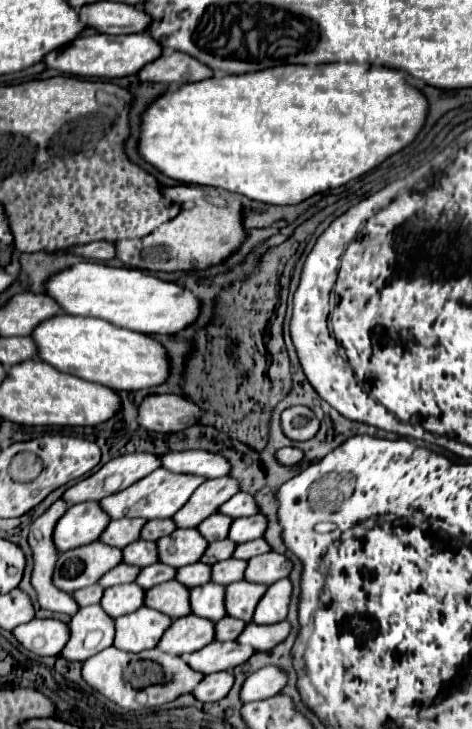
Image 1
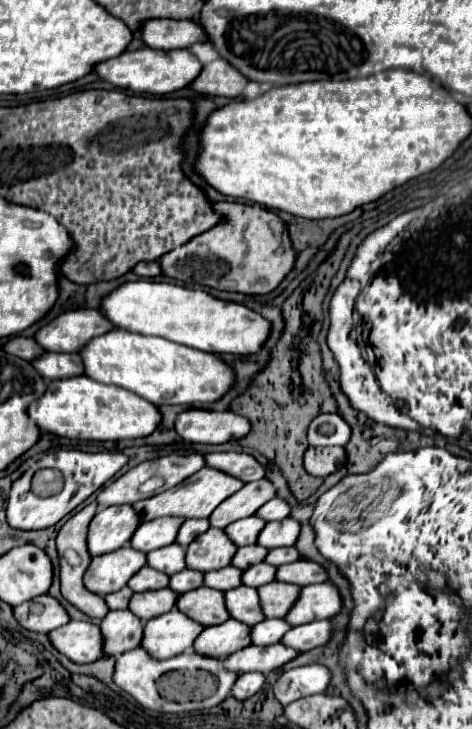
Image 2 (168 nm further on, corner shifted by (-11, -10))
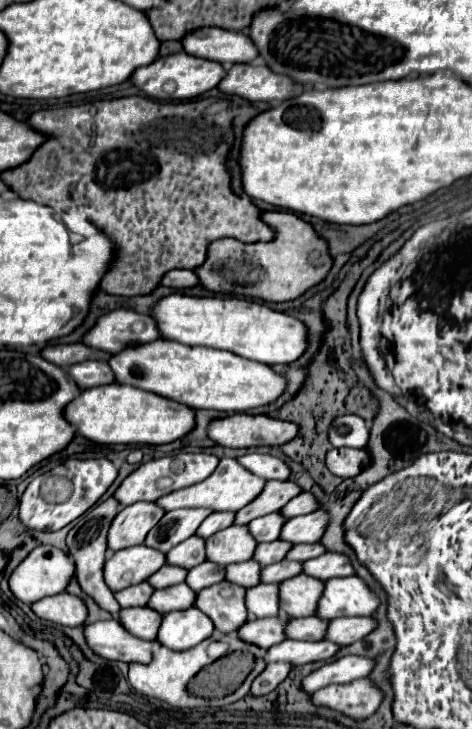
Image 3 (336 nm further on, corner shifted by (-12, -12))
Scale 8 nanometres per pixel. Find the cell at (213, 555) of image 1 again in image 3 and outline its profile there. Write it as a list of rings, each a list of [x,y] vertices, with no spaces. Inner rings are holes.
[[[276,540],[276,542],[268,542],[268,544],[258,544],[256,548],[256,558],[254,560],[260,560],[260,564],[268,566],[268,564],[274,564],[274,562],[280,562],[286,558],[286,554],[290,552],[292,544],[286,542],[286,540]]]

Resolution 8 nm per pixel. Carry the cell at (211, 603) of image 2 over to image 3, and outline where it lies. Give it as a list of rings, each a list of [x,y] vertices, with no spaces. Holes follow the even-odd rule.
[[[224,580],[220,584],[200,590],[196,598],[196,606],[212,618],[216,630],[230,634],[230,632],[238,632],[238,628],[248,620],[244,596],[246,596],[246,588]]]

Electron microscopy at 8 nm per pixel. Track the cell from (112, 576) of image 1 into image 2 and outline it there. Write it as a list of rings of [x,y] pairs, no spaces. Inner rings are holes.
[[[145,566],[135,576],[131,576],[131,580],[127,582],[127,586],[133,592],[147,592],[147,590],[165,588],[167,582],[169,582],[169,576],[167,574],[159,574],[157,570],[151,570],[149,566]]]

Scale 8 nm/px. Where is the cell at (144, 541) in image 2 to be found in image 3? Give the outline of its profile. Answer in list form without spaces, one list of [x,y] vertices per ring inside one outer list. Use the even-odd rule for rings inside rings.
[[[180,508],[180,510],[170,510],[166,516],[152,528],[150,536],[146,538],[144,544],[150,548],[156,548],[160,552],[168,552],[186,538],[196,534],[196,528],[212,514],[214,510],[210,508]]]

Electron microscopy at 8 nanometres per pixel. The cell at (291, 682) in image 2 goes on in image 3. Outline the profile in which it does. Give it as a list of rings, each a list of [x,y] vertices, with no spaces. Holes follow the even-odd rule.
[[[344,656],[338,658],[336,662],[330,662],[322,666],[320,670],[314,670],[310,676],[302,680],[302,688],[312,694],[324,686],[330,684],[344,684],[356,678],[364,678],[372,672],[376,660],[368,656]]]

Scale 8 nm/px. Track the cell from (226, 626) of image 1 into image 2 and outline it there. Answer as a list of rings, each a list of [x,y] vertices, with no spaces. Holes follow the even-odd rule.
[[[273,618],[273,620],[263,620],[255,626],[251,626],[251,644],[255,646],[267,646],[267,644],[275,644],[279,642],[279,638],[289,630],[291,626],[287,626],[285,620],[281,618]]]

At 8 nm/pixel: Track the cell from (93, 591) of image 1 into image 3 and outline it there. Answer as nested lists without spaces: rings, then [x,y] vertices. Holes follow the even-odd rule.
[[[142,582],[142,584],[136,584],[136,586],[128,586],[120,592],[116,592],[116,600],[120,602],[122,608],[128,608],[128,606],[146,606],[150,596],[152,596],[154,588],[148,584],[148,582]]]

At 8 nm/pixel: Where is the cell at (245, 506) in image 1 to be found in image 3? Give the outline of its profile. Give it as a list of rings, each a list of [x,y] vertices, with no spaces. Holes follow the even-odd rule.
[[[302,492],[300,496],[292,498],[280,512],[286,516],[286,518],[292,518],[292,516],[300,516],[300,514],[308,514],[308,512],[316,512],[318,508],[322,508],[322,502],[310,494],[310,492]]]

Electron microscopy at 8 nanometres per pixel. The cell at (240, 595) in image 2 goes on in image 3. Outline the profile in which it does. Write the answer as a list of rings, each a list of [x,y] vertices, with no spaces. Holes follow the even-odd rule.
[[[258,584],[246,592],[248,612],[254,618],[268,618],[278,614],[280,584]]]

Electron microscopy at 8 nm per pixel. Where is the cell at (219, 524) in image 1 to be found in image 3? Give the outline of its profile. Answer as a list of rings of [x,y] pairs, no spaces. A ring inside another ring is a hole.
[[[280,512],[276,514],[268,514],[268,516],[262,516],[262,518],[256,518],[248,524],[252,536],[256,536],[258,542],[274,542],[280,538],[280,532],[282,532],[282,526],[288,522],[286,516],[282,516]]]

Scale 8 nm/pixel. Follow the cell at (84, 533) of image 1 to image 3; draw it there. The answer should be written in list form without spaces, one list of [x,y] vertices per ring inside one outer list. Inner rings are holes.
[[[136,502],[122,508],[108,532],[110,552],[142,544],[148,532],[160,522],[166,510],[154,502]]]

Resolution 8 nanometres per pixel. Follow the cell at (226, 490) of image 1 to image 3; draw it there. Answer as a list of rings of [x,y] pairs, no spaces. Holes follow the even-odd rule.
[[[270,480],[266,484],[264,492],[256,500],[252,500],[252,504],[248,504],[240,512],[236,512],[236,524],[248,524],[254,518],[278,512],[284,508],[284,504],[288,504],[300,492],[302,492],[302,488],[292,480],[286,480],[286,482]]]

